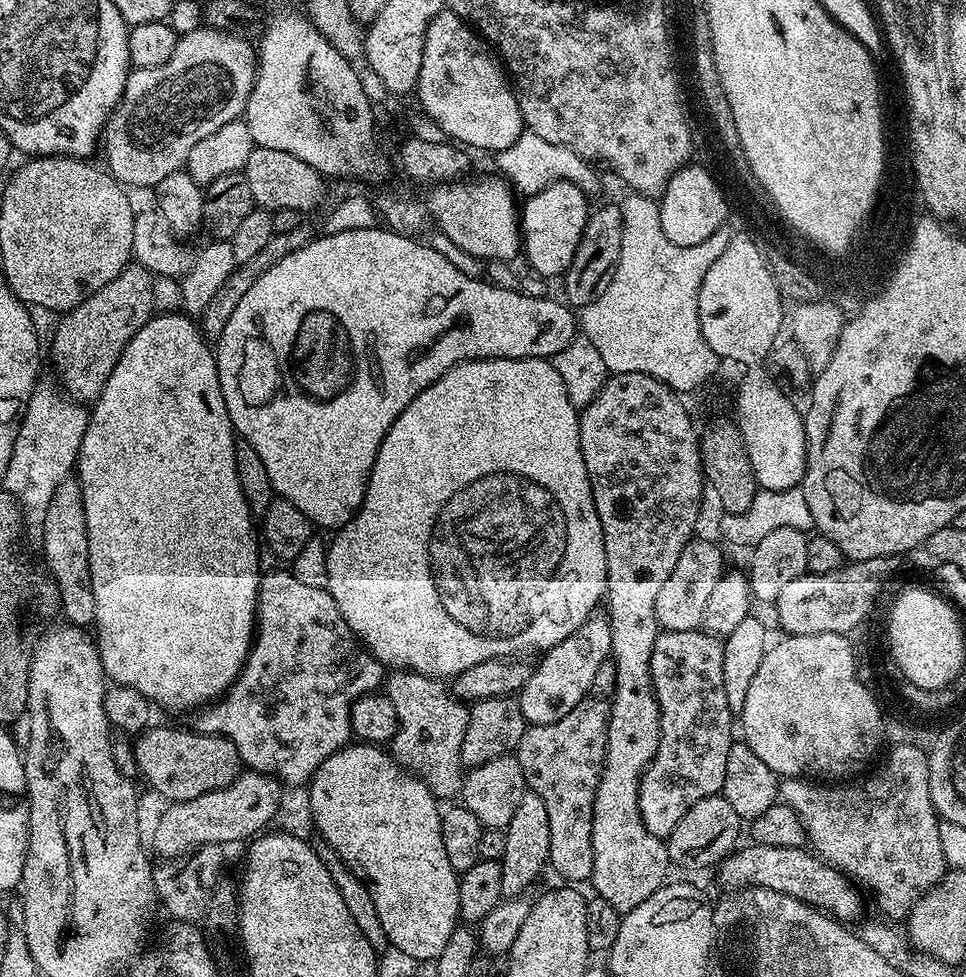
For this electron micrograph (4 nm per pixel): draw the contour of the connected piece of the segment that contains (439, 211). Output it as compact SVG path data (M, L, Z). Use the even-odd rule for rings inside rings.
M495 179L437 184L426 199L431 223L433 220L438 231L446 234L454 246L466 250L466 254L474 254L481 262L512 260L522 252L518 204L512 201L513 189L503 179Z

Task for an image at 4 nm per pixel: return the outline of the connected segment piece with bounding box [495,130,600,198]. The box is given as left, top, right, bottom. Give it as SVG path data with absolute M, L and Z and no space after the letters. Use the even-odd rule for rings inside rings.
M527 130L521 132L519 138L499 153L495 160L500 167L499 175L514 186L519 195L521 192L524 198L538 194L556 180L568 180L579 186L585 194L593 194L600 188L600 180L595 172L597 169L589 161L574 154L574 150L566 150L566 146L554 146L554 142L546 142L546 138L538 138L538 134Z

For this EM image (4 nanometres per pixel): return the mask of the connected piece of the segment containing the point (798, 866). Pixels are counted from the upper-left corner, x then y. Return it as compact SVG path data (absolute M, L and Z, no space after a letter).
M755 842L749 845L749 848L741 847L720 861L718 873L724 890L736 890L741 886L778 890L778 894L790 894L790 898L798 898L841 922L861 919L860 911L864 908L865 900L861 889L843 872L827 864L807 847L762 846Z

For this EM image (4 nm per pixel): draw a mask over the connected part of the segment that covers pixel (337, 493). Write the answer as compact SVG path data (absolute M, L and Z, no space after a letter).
M375 226L370 229L362 230L346 230L345 233L330 234L329 236L317 235L315 240L309 241L308 244L302 246L301 249L294 251L292 254L286 255L280 262L274 263L270 269L264 274L250 290L243 295L241 302L234 309L234 314L226 324L226 328L222 330L220 336L215 341L214 351L216 353L216 365L218 366L218 378L220 379L220 389L224 395L226 402L226 410L232 419L233 429L239 439L247 440L250 446L254 446L255 452L262 457L262 462L266 465L266 474L270 474L270 482L272 483L272 491L279 499L286 502L294 502L294 506L298 506L298 510L302 510L302 514L306 514L306 518L312 521L317 529L332 528L331 530L339 530L355 516L356 511L360 508L360 503L364 500L364 492L368 488L368 479L372 473L372 467L376 461L378 450L382 446L382 442L386 438L386 434L390 430L390 426L398 418L398 414L402 414L402 410L406 410L406 406L410 406L410 402L414 402L414 398L418 394L422 394L422 390L426 390L426 386L430 386L442 374L446 374L446 370L450 370L456 364L460 364L463 360L489 360L490 358L551 358L564 349L570 341L577 339L578 336L578 316L575 311L567 303L556 300L547 300L544 296L523 296L520 292L515 292L512 288L499 288L496 284L487 284L487 279L481 278L475 280L466 274L462 274L462 270L458 270L458 266L454 266L454 262L450 262L442 254L438 254L438 250L434 250L423 239L413 238L404 235L402 232L393 232L384 226Z

